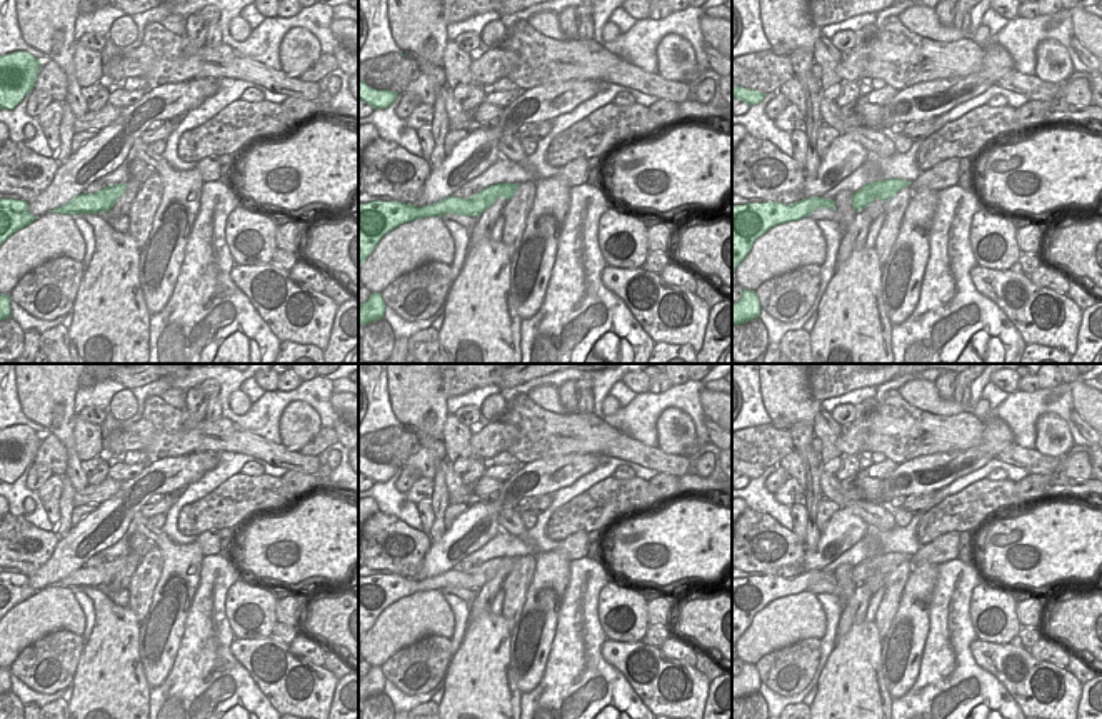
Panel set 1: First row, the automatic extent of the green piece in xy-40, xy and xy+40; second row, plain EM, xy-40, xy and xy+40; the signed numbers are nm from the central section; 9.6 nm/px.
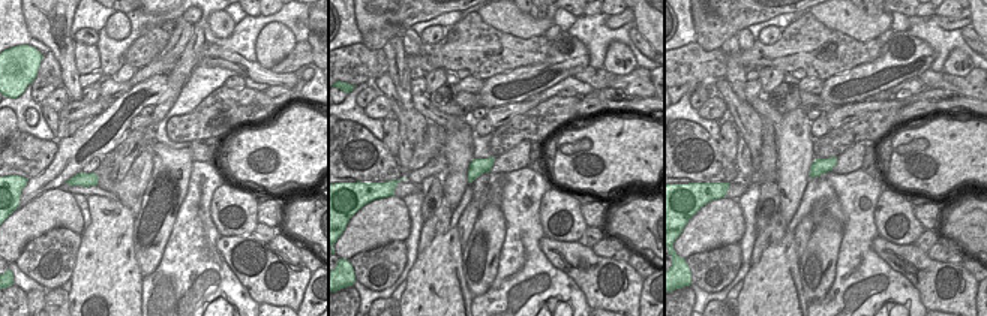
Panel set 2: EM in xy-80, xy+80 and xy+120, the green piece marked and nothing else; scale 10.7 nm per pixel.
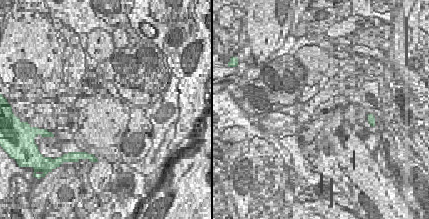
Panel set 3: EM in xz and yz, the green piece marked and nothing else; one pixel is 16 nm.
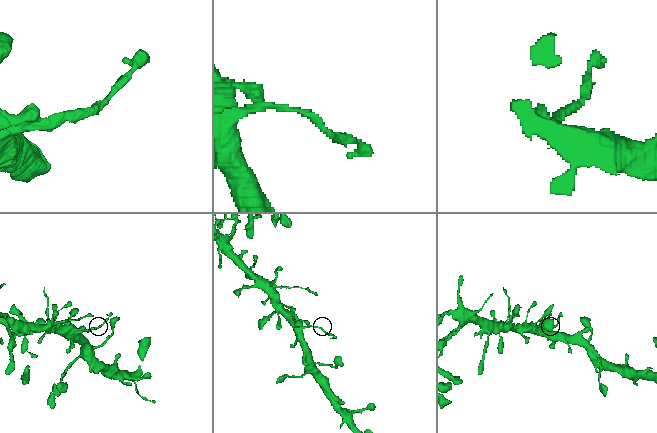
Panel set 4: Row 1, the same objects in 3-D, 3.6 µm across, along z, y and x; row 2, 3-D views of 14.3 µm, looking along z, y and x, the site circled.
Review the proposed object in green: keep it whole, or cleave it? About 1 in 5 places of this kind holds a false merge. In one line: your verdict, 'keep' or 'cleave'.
keep

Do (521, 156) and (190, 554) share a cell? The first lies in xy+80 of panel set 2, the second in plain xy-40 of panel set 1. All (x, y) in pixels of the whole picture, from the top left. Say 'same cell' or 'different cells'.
different cells

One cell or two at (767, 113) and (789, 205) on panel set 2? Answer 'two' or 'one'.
two

